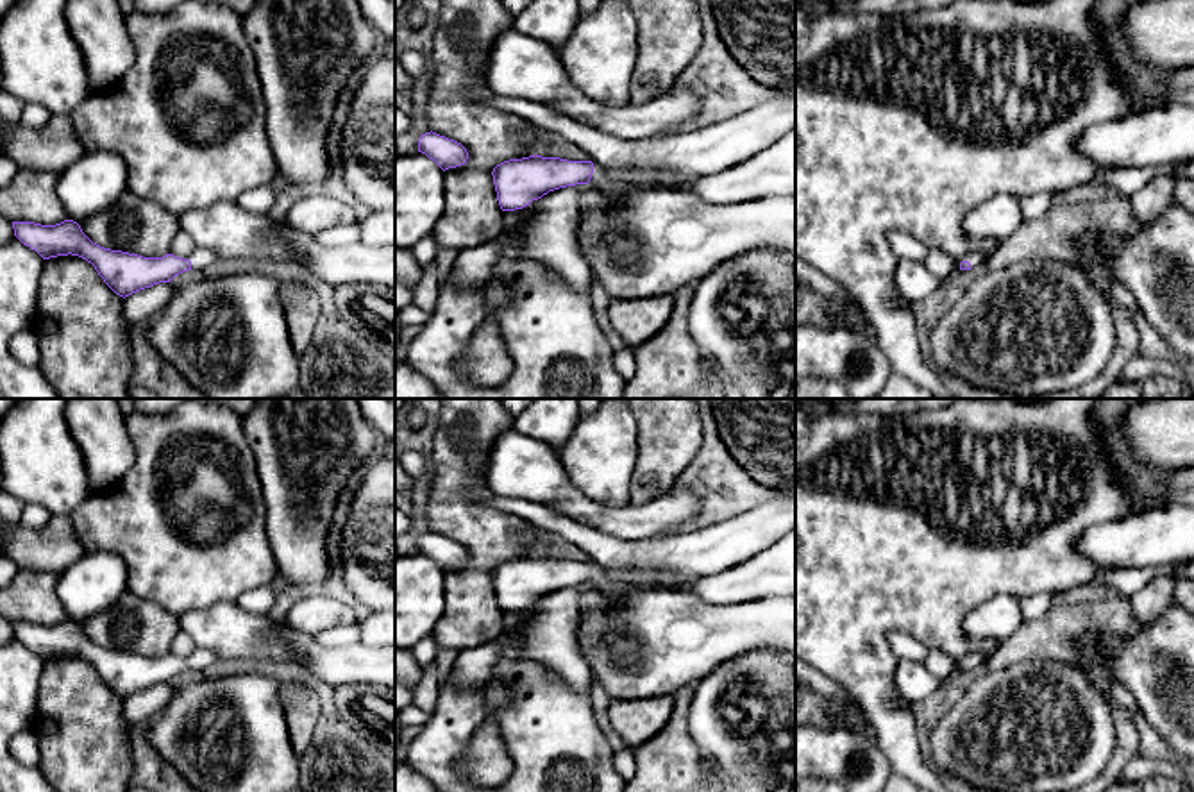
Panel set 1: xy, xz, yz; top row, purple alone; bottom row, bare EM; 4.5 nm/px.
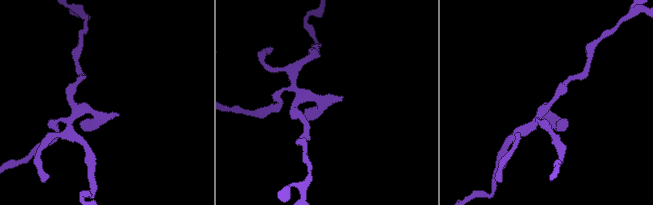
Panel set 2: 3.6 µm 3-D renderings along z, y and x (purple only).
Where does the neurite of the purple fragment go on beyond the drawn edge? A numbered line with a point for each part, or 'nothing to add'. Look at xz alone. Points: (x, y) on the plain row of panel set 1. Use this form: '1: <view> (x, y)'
1: xz (612, 590)

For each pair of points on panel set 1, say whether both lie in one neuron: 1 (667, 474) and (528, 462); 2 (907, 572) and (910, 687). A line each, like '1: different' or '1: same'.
1: different
2: different

